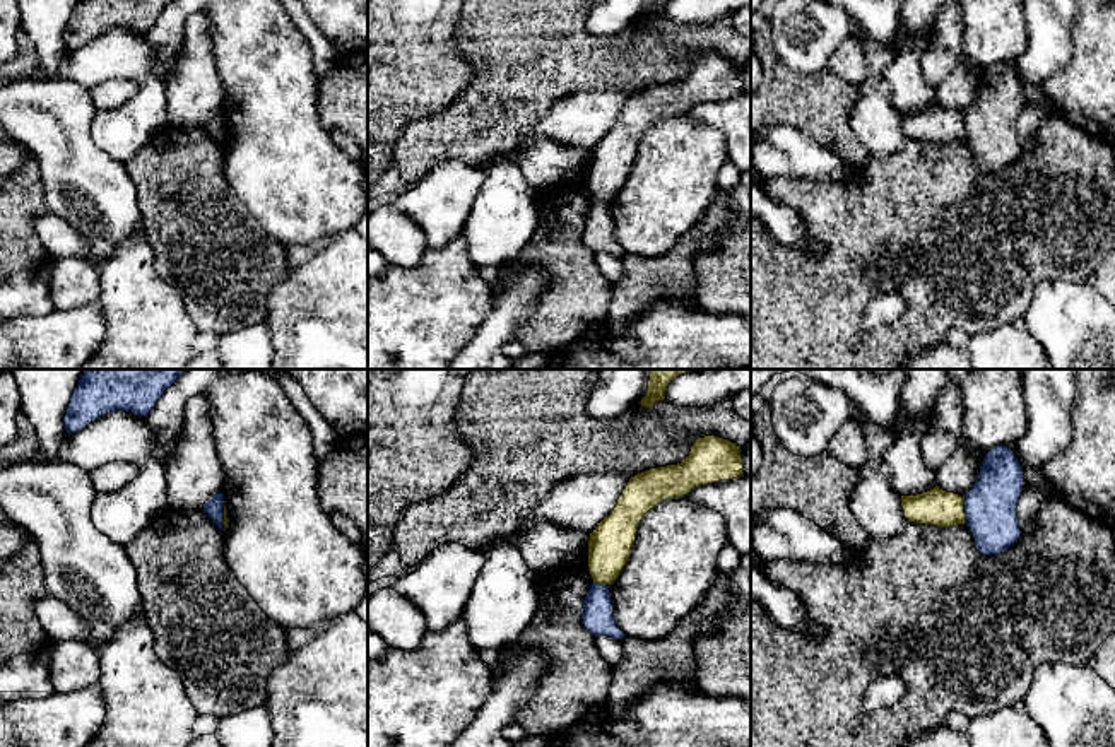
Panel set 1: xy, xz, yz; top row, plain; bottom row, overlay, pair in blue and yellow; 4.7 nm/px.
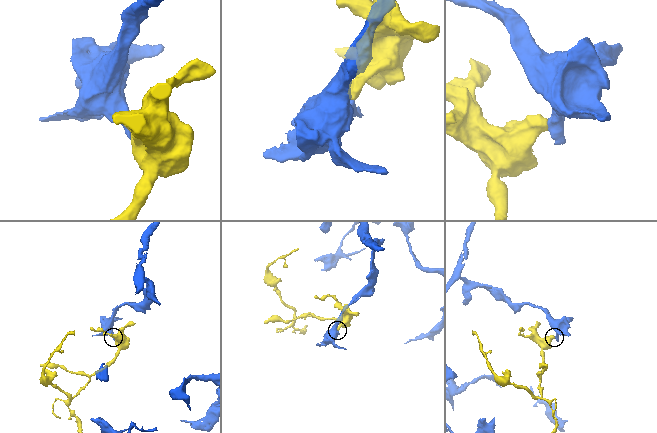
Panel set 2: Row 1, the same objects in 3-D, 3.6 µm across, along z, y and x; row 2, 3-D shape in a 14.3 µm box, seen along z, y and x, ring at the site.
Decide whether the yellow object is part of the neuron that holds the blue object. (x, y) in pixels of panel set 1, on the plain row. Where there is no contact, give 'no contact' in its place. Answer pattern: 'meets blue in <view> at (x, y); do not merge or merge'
meets blue in yz at (965, 127); do not merge

